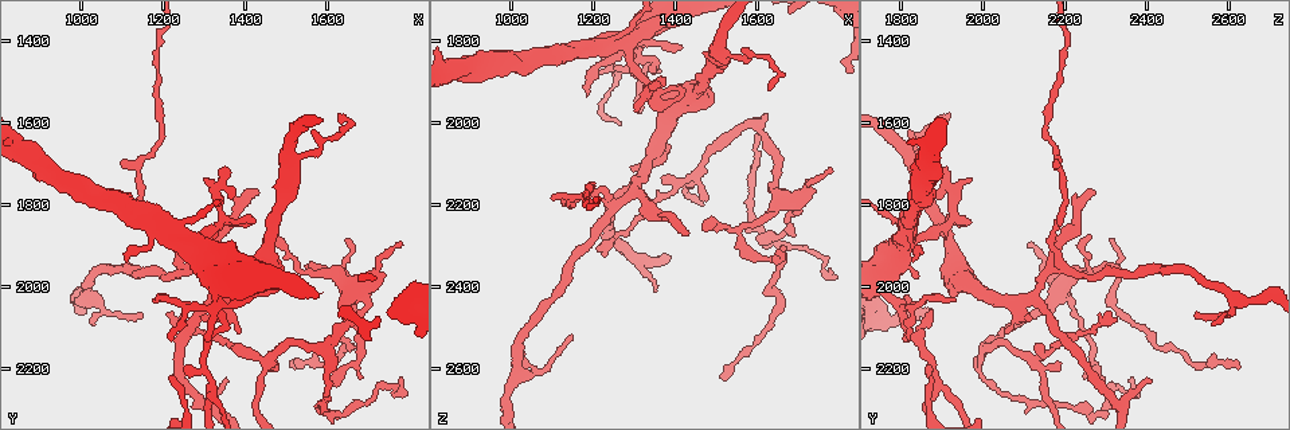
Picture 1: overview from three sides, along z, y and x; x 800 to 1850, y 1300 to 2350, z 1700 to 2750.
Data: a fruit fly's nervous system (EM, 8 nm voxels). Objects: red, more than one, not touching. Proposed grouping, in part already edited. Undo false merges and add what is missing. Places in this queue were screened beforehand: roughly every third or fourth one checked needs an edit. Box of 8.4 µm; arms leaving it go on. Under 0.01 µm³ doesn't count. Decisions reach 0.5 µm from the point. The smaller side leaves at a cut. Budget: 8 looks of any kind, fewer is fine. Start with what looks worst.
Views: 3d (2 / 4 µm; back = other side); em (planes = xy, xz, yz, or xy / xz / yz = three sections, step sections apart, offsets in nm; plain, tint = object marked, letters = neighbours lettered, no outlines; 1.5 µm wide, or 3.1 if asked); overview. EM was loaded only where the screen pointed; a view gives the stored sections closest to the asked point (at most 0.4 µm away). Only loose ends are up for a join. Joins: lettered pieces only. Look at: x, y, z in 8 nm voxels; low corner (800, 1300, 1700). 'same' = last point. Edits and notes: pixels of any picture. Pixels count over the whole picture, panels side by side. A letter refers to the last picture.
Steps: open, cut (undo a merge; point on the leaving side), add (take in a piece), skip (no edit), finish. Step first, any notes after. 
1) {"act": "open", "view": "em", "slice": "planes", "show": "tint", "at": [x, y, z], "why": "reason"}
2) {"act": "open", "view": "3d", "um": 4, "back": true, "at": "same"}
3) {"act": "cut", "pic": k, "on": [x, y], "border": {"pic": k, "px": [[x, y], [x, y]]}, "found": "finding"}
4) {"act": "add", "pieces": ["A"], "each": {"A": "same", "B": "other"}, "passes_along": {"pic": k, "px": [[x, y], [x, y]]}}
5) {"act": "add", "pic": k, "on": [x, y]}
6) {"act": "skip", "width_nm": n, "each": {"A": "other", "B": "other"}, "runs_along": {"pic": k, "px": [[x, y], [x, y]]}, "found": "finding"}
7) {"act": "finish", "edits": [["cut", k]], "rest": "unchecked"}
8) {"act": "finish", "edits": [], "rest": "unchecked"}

{"act": "open", "view": "em", "slice": "xy", "step": 4, "show": "letters", "at": [1155, 2070, 2520], "why": "branch stops here"}

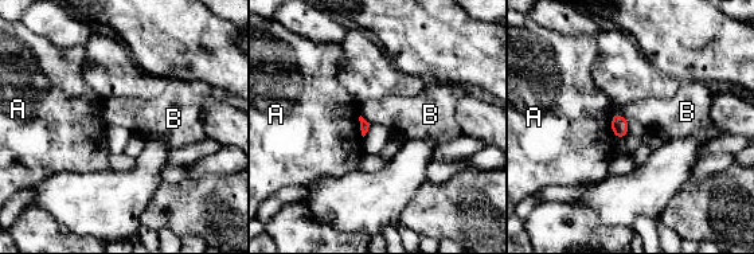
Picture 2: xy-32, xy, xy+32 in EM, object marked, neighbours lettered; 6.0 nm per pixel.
{"act": "skip", "each": {"A": "other", "B": "other"}, "border": {"pic": 2, "px": [[360, 114], [370, 124]]}, "found": "no lettered piece goes on from it"}

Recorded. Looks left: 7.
{"act": "open", "view": "em", "slice": "planes", "show": "letters", "at": [1510, 2200, 2625]}

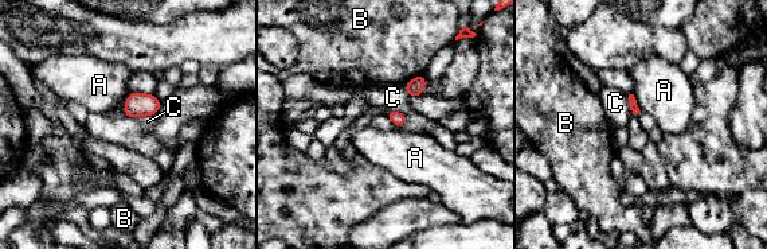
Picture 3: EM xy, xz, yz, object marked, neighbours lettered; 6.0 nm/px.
{"act": "skip", "each": {"A": "other", "B": "other", "C": "other"}, "found": "none of them fits"}

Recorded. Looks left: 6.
{"act": "open", "view": "3d", "um": 4, "at": [1345, 2055, 2075], "why": "calibre changes"}

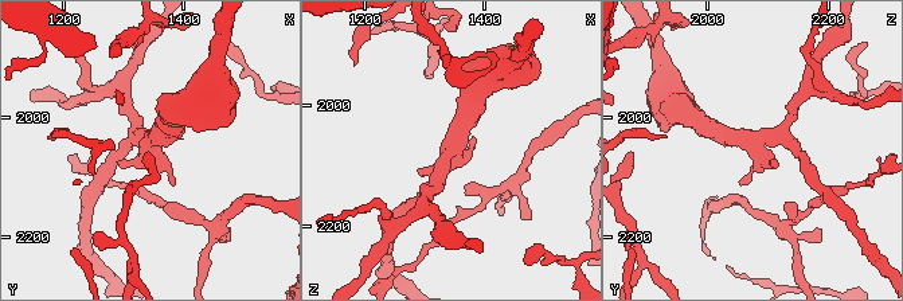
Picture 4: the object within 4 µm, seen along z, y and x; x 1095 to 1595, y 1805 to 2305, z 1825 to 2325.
{"act": "open", "view": "em", "slice": "planes", "show": "plain", "at": [1340, 2055, 2080], "why": "now the EM"}

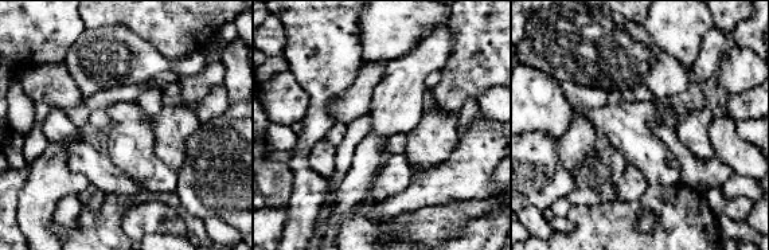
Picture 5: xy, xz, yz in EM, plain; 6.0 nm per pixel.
{"act": "open", "view": "em", "slice": "planes", "show": "letters", "at": "same", "why": "what lies round it"}

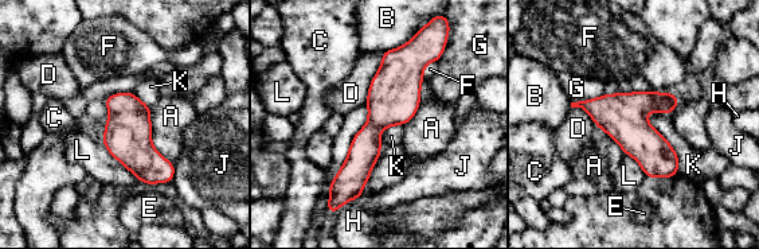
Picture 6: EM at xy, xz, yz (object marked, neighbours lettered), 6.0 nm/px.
{"act": "skip", "width_nm": 160, "each": {"A": "other", "B": "other", "C": "other", "D": "other", "E": "other", "F": "other", "G": "other", "H": "other", "J": "other", "K": "other", "L": "other"}, "runs_along": {"pic": 6, "px": [[406, 49], [352, 191]]}, "found": "one neuron here"}

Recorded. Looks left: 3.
{"act": "finish", "edits": [], "rest": "unchecked"}

